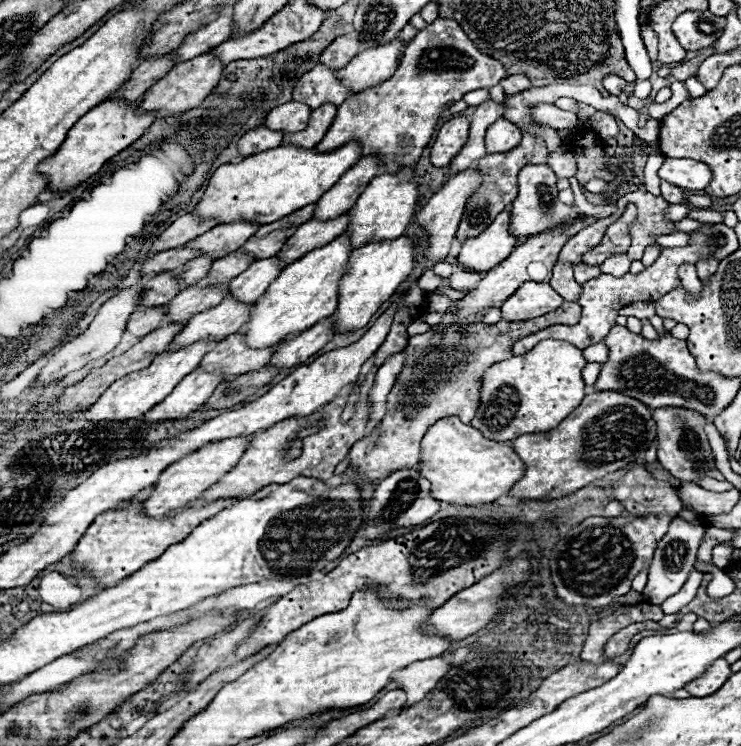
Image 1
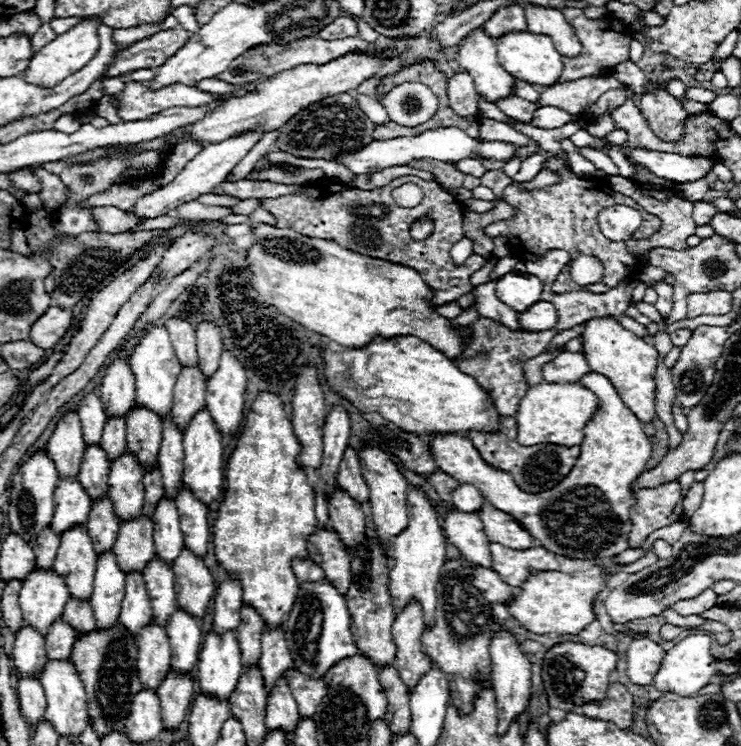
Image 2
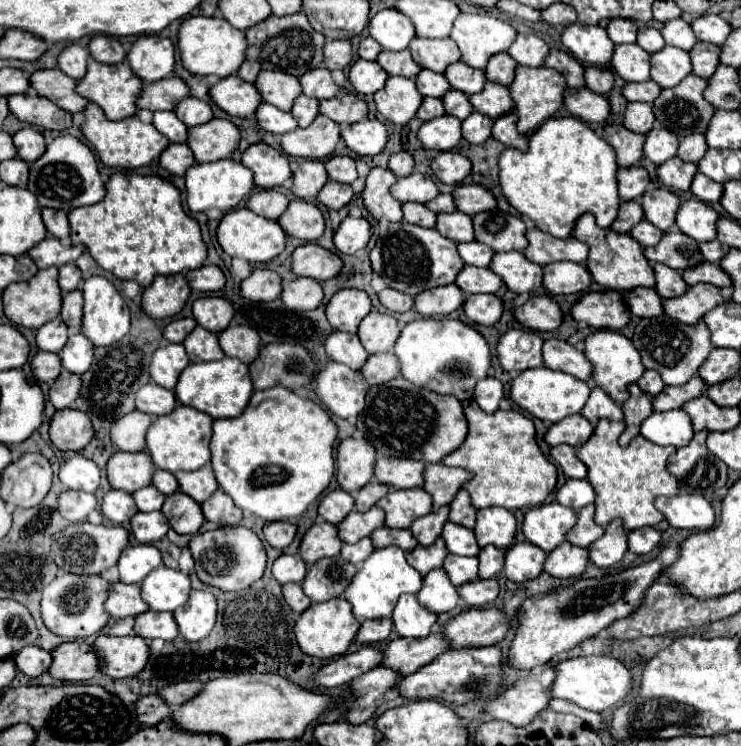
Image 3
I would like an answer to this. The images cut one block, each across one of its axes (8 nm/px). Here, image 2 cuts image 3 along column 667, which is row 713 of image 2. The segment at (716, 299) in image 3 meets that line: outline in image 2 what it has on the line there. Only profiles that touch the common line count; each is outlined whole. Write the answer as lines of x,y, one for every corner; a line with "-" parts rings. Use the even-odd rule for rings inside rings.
296,668
288,670
286,676
288,676
288,686
292,688
292,694
296,696
300,716
302,718
304,716
314,716
328,684
322,678
310,678

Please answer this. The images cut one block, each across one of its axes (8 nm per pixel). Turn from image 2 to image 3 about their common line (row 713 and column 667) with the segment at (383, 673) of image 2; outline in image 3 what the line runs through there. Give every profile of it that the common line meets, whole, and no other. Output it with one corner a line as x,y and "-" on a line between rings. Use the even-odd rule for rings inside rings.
694,376
688,384
682,384
682,386
666,386
658,396
654,396
652,408
654,408
654,412
664,412
664,410
680,408
686,400
692,400
692,398
700,396
704,386
706,384
698,376

